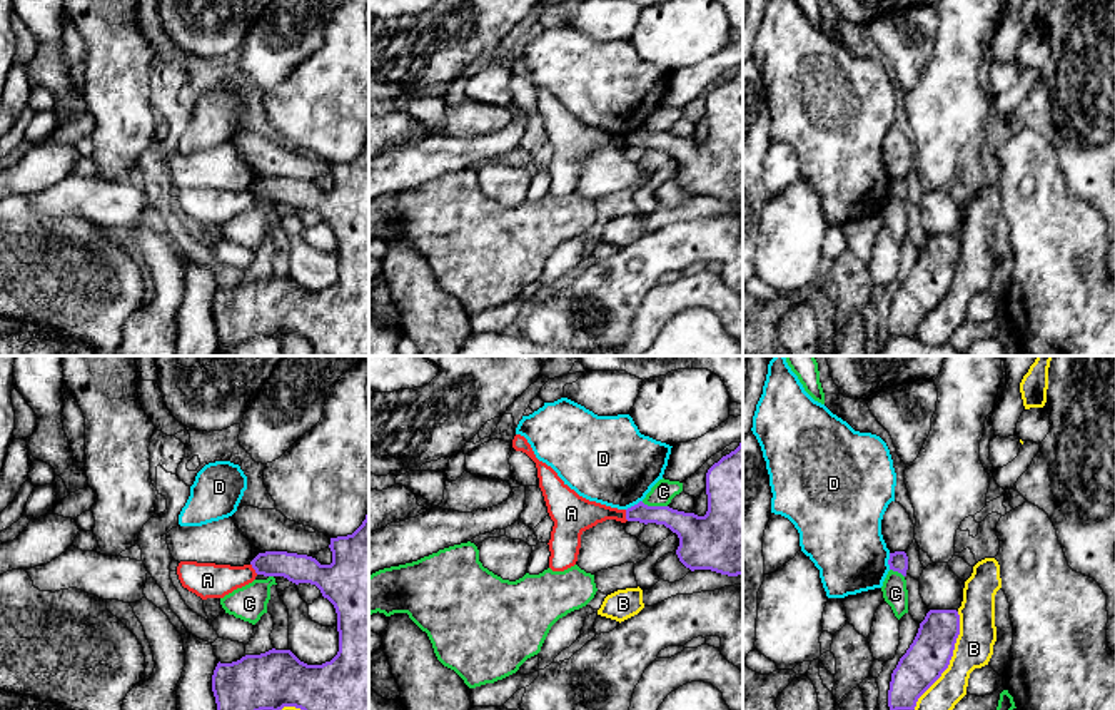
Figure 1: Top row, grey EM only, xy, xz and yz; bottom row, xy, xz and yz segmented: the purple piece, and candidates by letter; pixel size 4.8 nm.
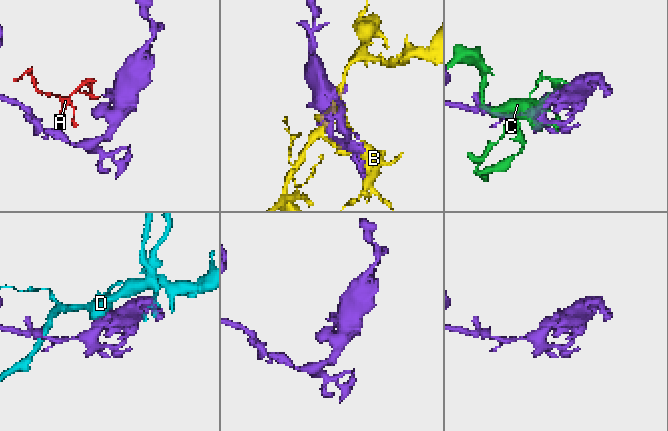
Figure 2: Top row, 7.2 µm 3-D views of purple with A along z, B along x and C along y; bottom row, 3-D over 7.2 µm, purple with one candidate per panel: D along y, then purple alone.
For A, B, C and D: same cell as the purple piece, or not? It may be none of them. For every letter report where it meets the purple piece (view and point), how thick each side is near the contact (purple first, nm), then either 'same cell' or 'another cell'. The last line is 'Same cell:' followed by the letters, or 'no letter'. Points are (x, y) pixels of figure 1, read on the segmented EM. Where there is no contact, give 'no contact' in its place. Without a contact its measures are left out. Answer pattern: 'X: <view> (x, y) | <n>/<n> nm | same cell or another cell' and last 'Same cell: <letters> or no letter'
A: xz (626, 515) | 100/180 nm | another cell
B: yz (950, 659) | 200/190 nm | another cell
C: xz (655, 507) | 190/110 nm | another cell
D: xz (635, 505) | 120/400 nm | another cell
Same cell: no letter

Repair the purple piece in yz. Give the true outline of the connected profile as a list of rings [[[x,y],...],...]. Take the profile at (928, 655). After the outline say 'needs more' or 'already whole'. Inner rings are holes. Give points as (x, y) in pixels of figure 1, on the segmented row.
[[[930,610],[891,673],[890,710],[915,710],[918,698],[941,677],[960,635],[956,610]]]; already whole

